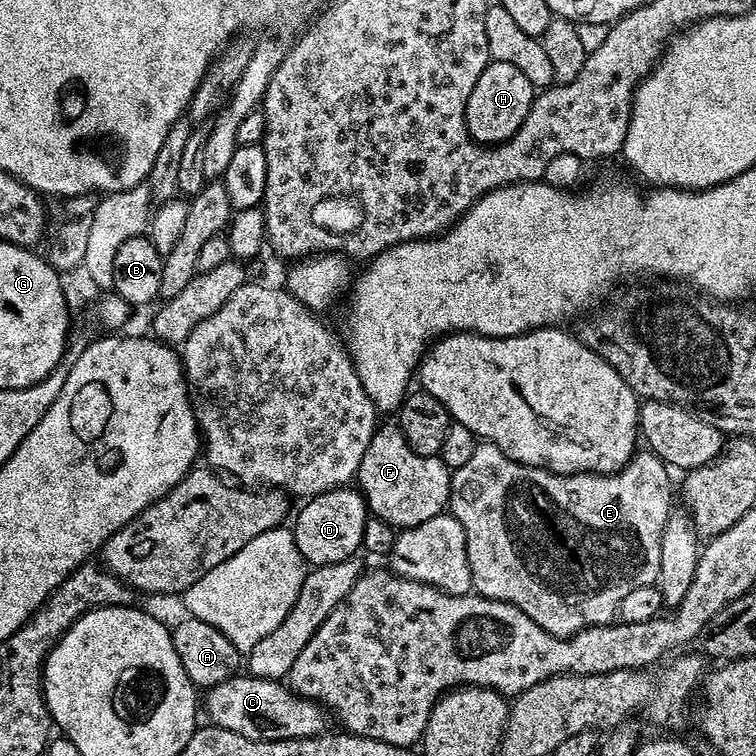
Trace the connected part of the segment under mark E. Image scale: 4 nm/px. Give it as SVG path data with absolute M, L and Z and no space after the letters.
M487 442L477 443L474 455L471 456L463 466L458 466L452 472L452 481L450 482L450 494L448 495L447 511L457 520L462 522L462 530L466 534L466 558L470 562L470 574L472 575L472 587L479 595L490 598L491 600L501 600L507 604L518 606L518 610L522 610L522 614L529 616L534 622L538 622L538 626L542 626L542 630L546 630L555 636L573 636L575 632L581 632L587 628L600 628L604 624L611 624L617 619L620 611L620 603L622 598L626 598L626 594L630 594L630 590L638 590L638 586L646 586L647 584L656 584L657 576L659 574L659 550L662 542L663 528L667 524L670 513L673 511L672 505L672 480L668 477L670 473L669 465L665 464L659 456L653 454L650 450L640 450L633 455L632 459L624 468L619 468L617 472L579 472L573 476L560 476L557 472L548 472L545 468L531 468L525 464L519 464L516 460L509 458L505 452L498 450L496 444L489 444Z

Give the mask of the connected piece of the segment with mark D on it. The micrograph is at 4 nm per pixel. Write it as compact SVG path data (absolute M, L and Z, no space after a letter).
M355 487L335 488L311 497L296 516L292 533L302 558L312 566L342 562L357 555L362 548L362 534L370 519L368 504Z

